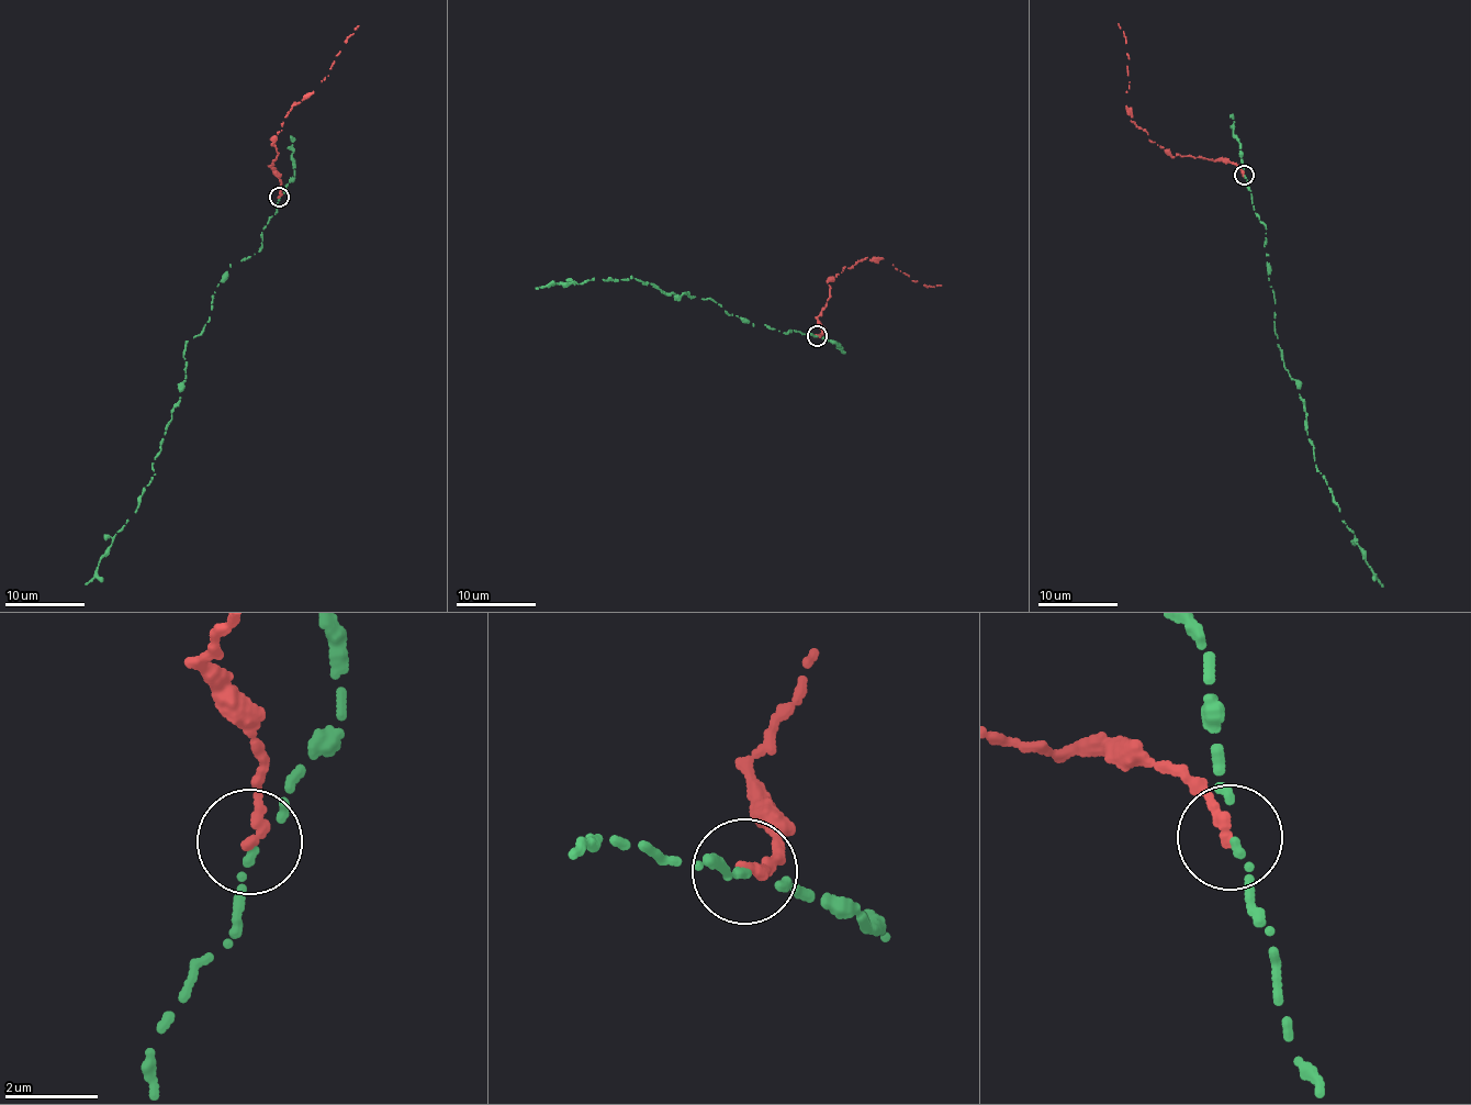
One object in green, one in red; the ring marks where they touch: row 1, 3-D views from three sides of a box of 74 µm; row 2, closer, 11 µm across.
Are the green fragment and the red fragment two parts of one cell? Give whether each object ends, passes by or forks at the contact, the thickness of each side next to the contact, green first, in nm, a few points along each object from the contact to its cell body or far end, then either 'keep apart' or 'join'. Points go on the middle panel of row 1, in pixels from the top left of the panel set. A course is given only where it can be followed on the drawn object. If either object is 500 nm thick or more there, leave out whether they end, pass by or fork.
green passes by | red ends | 100/260 nm | green via (817, 335), (754, 324), (728, 314), (714, 300), (691, 298), (685, 292), (675, 297), (631, 276), (536, 289) | red via (817, 336), (821, 332), (817, 320), (829, 298), (828, 281), (860, 260), (884, 258), (912, 281), (941, 286) | keep apart

